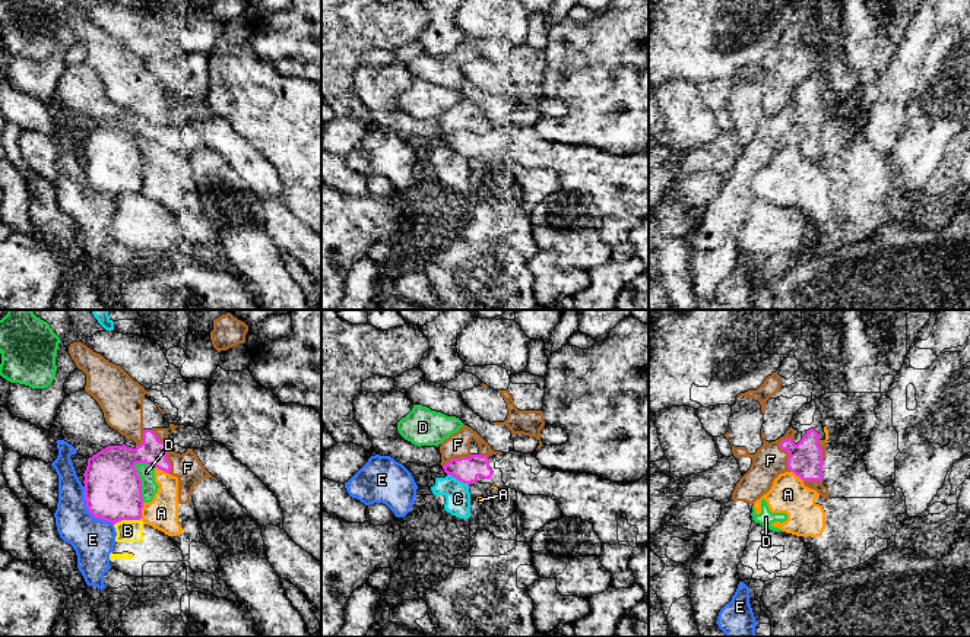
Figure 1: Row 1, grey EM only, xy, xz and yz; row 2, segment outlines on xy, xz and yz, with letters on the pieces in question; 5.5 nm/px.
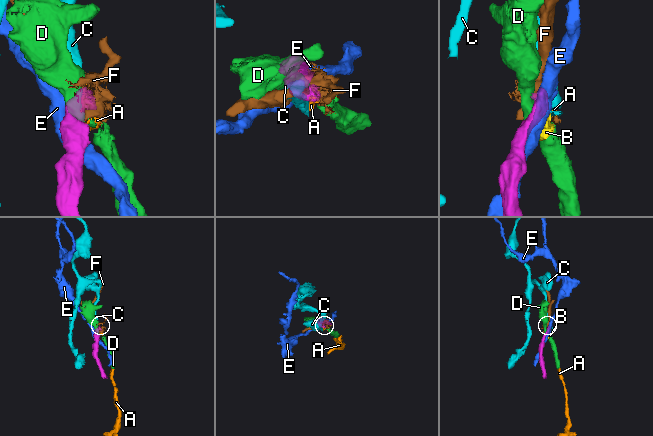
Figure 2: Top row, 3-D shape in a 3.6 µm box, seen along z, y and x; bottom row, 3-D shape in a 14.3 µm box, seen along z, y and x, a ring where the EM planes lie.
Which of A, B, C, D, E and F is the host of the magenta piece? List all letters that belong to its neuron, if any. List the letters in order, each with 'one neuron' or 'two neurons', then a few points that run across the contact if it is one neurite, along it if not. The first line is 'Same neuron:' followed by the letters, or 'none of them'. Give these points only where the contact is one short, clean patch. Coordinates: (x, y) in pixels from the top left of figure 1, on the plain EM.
Same neuron: none of them
A: two neurons
B: two neurons
C: two neurons
D: two neurons
E: two neurons
F: two neurons

